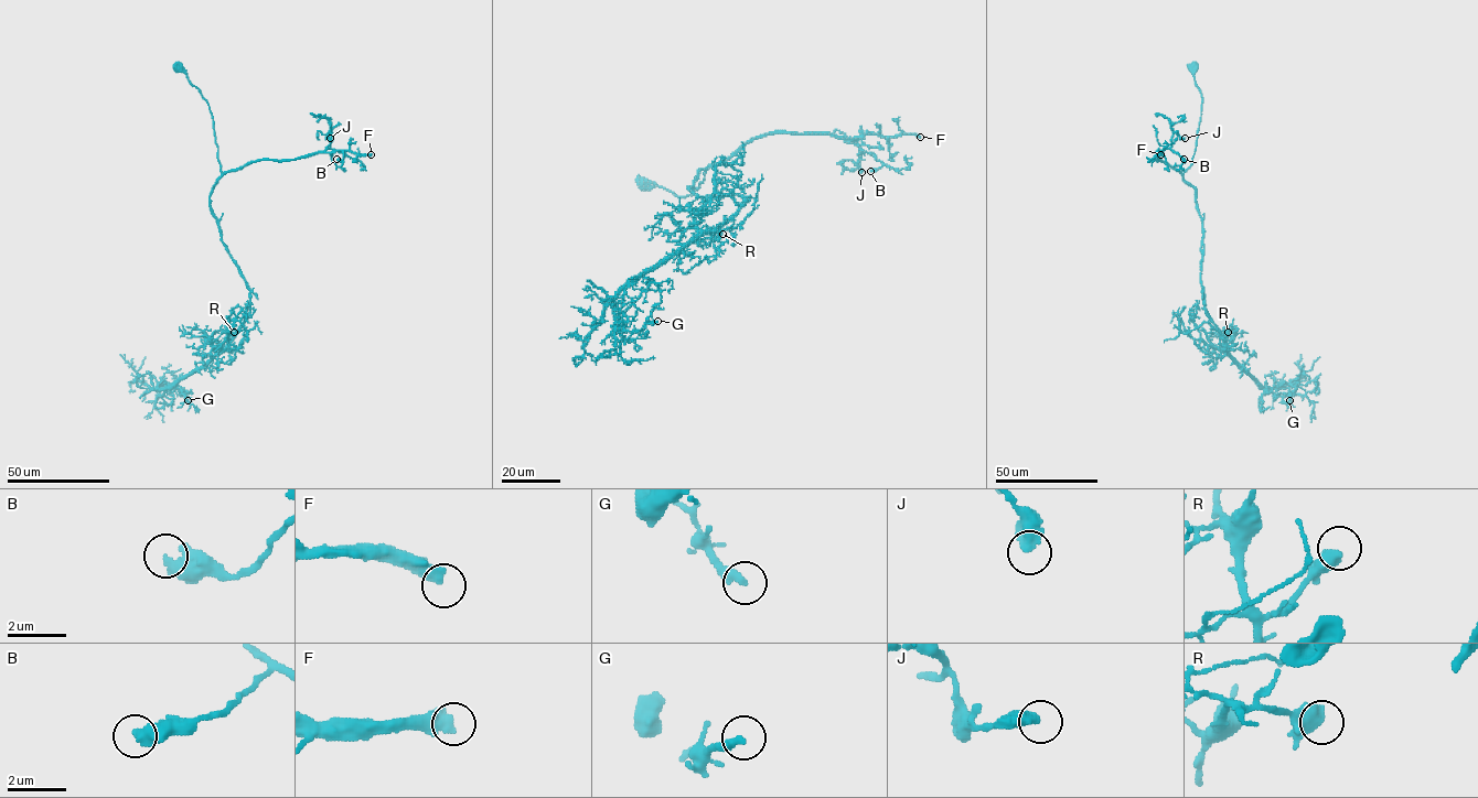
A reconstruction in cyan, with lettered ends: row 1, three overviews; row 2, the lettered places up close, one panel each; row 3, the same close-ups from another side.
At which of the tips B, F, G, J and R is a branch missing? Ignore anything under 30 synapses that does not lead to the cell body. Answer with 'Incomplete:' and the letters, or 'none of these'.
Incomplete: F

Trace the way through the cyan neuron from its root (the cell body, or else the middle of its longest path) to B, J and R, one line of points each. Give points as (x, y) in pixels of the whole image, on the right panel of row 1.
B: (1193, 67), (1202, 105), (1192, 162), (1182, 174), (1157, 160), (1165, 149), (1184, 159)
J: (1193, 67), (1202, 98), (1192, 162), (1182, 174), (1157, 160), (1170, 147), (1175, 132), (1185, 138)
R: (1193, 67), (1202, 105), (1195, 153), (1184, 179), (1195, 190), (1202, 222), (1203, 308), (1228, 344), (1228, 332)

